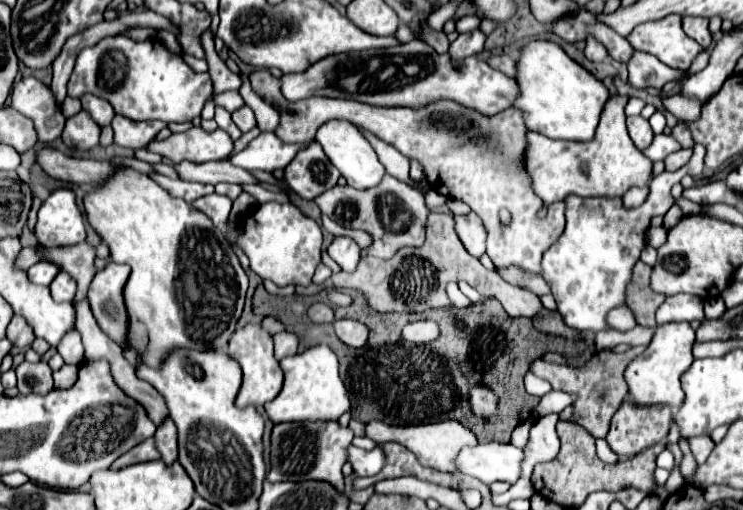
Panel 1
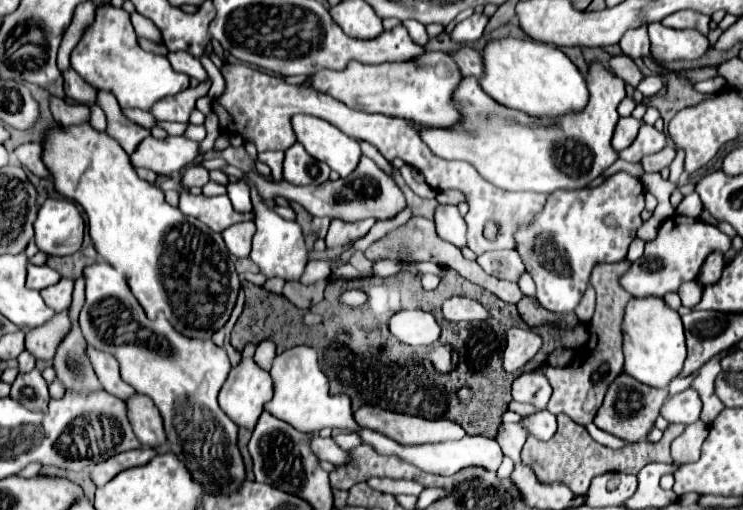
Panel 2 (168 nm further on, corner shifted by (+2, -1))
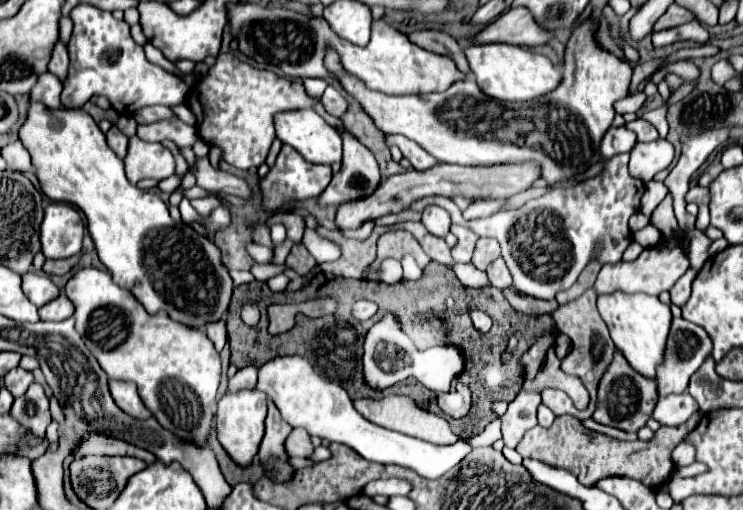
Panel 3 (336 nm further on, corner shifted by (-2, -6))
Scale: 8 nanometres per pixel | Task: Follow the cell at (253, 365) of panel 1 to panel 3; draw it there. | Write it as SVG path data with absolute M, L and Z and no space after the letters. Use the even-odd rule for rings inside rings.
M243 389L237 393L225 393L219 399L217 405L217 437L225 451L239 463L239 465L249 465L251 459L255 457L259 443L263 439L263 421L267 417L267 395L261 393L259 389Z

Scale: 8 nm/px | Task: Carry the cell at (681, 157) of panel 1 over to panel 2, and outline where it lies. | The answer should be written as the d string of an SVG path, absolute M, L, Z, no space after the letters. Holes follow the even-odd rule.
M667 146L667 148L663 148L663 152L655 152L651 156L643 156L643 160L641 160L643 172L659 172L661 168L669 166L673 158L675 158L673 146Z

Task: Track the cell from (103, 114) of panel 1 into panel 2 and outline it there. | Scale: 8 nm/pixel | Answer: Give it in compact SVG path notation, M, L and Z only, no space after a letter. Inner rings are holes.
M67 68L63 74L65 80L65 94L77 102L87 102L87 104L95 104L95 88L91 88L81 76L77 76L71 68Z

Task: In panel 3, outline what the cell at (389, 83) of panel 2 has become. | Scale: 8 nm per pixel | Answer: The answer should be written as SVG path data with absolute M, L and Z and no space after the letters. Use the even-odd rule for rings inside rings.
M329 85L323 93L323 105L327 105L327 113L341 117L349 109L347 93L339 85Z

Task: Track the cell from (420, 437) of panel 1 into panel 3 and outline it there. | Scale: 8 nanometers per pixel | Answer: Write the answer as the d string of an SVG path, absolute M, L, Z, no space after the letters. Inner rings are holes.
M391 395L391 397L379 399L379 401L375 401L375 399L359 399L359 401L353 401L353 405L367 421L371 421L371 423L375 423L379 427L385 427L385 429L391 429L391 431L399 431L403 435L417 437L417 439L423 439L423 441L429 441L429 443L435 443L435 445L447 445L447 443L459 441L459 437L451 431L447 419L419 409L409 397Z

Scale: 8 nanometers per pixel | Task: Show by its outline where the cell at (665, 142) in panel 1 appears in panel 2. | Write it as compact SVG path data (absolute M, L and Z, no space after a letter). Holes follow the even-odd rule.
M641 122L641 128L639 128L635 142L631 146L627 146L625 150L621 150L619 158L627 160L627 162L639 162L643 156L659 152L661 148L665 148L665 144L667 144L667 138L663 132Z

